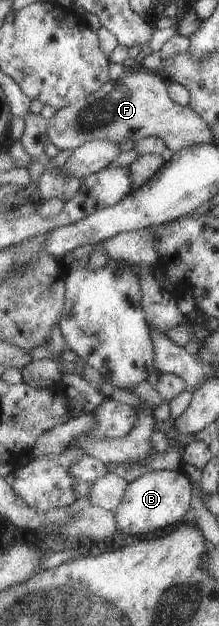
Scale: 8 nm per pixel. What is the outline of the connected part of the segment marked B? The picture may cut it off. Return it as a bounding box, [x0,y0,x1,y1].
[115,470,191,538]

